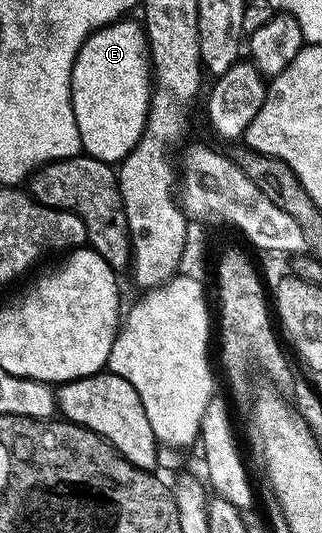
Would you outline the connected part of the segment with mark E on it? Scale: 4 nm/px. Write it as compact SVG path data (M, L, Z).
M124 18L100 32L94 32L85 42L85 46L81 46L81 54L77 54L71 79L73 114L77 118L77 130L81 130L83 152L112 166L118 166L127 160L141 142L143 131L147 128L152 95L153 70L149 65L149 45L144 25L134 24L131 18Z

